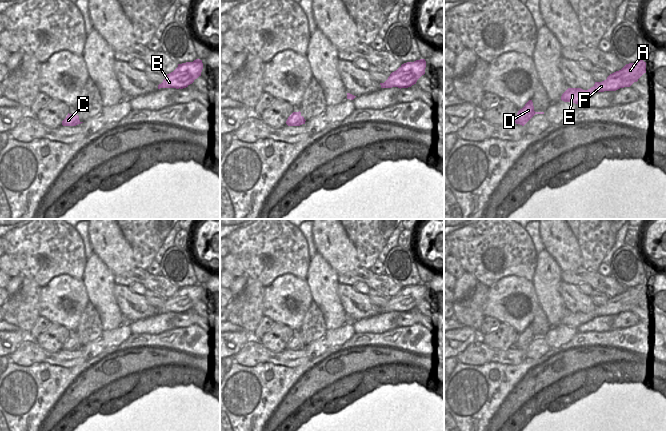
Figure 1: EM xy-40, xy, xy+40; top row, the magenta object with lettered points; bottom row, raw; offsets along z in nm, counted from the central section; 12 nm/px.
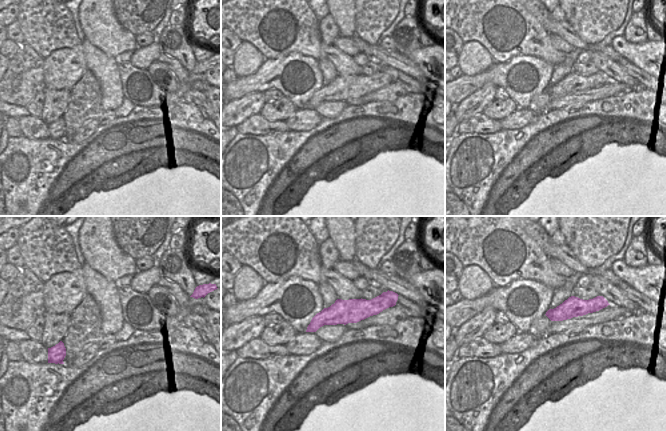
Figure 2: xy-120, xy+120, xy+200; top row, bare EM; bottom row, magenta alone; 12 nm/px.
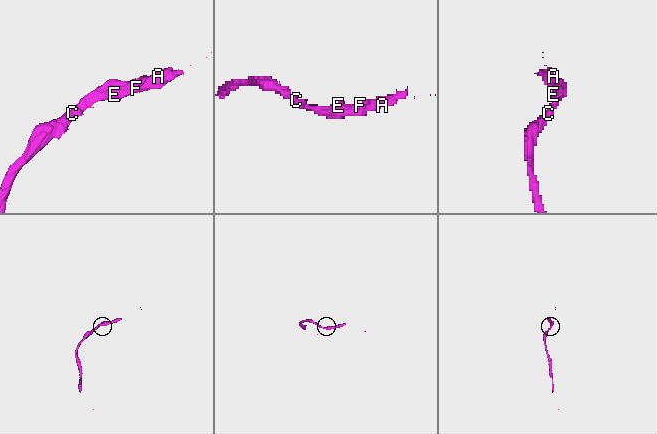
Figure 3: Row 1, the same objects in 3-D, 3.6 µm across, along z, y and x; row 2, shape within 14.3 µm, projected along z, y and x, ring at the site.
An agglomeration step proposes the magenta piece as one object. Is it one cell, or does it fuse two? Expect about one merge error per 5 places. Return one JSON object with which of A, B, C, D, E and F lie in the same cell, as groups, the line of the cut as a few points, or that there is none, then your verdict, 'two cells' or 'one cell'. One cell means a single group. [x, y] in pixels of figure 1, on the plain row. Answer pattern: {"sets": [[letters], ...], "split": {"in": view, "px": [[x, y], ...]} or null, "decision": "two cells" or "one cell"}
{"sets": [["A", "B", "C", "D", "E", "F"]], "split": null, "decision": "one cell"}

